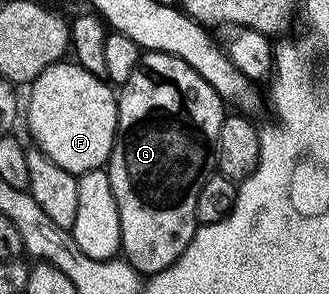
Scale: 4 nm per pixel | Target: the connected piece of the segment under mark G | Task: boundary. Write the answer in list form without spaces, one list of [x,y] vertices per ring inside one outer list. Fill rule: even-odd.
[[[147,51],[135,65],[135,73],[120,88],[117,95],[117,137],[113,140],[113,152],[109,154],[107,170],[111,181],[111,193],[115,193],[115,205],[119,205],[119,229],[121,250],[125,262],[142,276],[154,275],[167,269],[191,245],[198,229],[195,217],[195,201],[199,189],[215,171],[215,148],[219,129],[227,114],[226,104],[183,61],[162,51]]]

